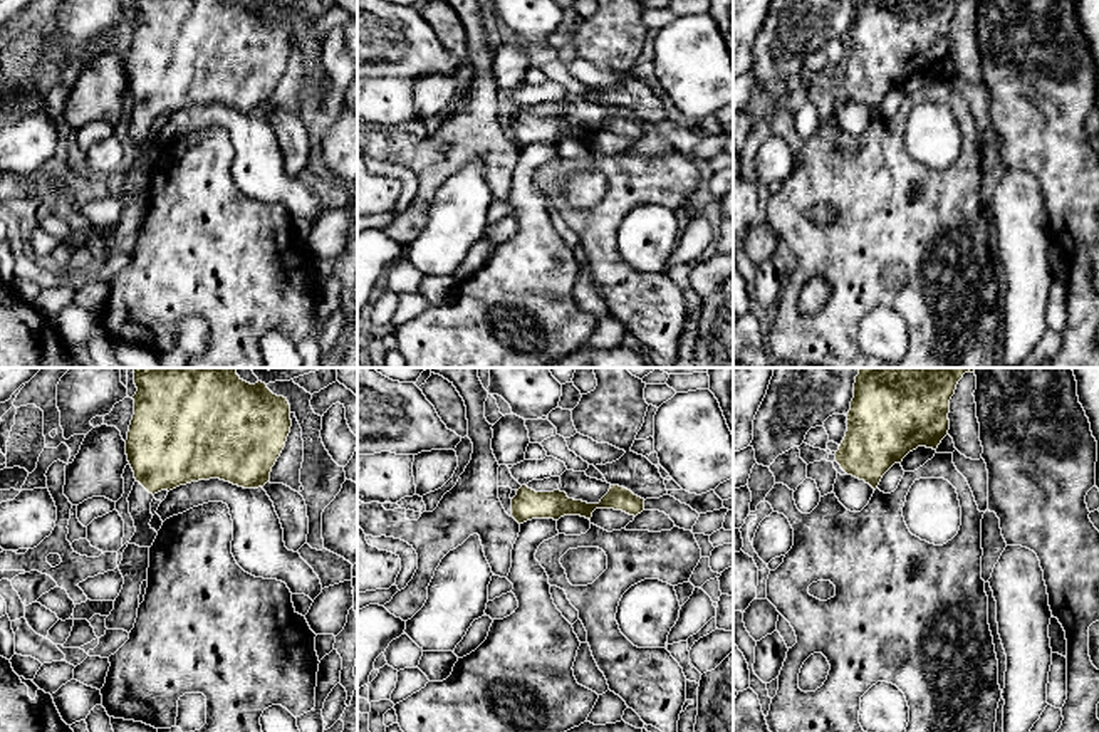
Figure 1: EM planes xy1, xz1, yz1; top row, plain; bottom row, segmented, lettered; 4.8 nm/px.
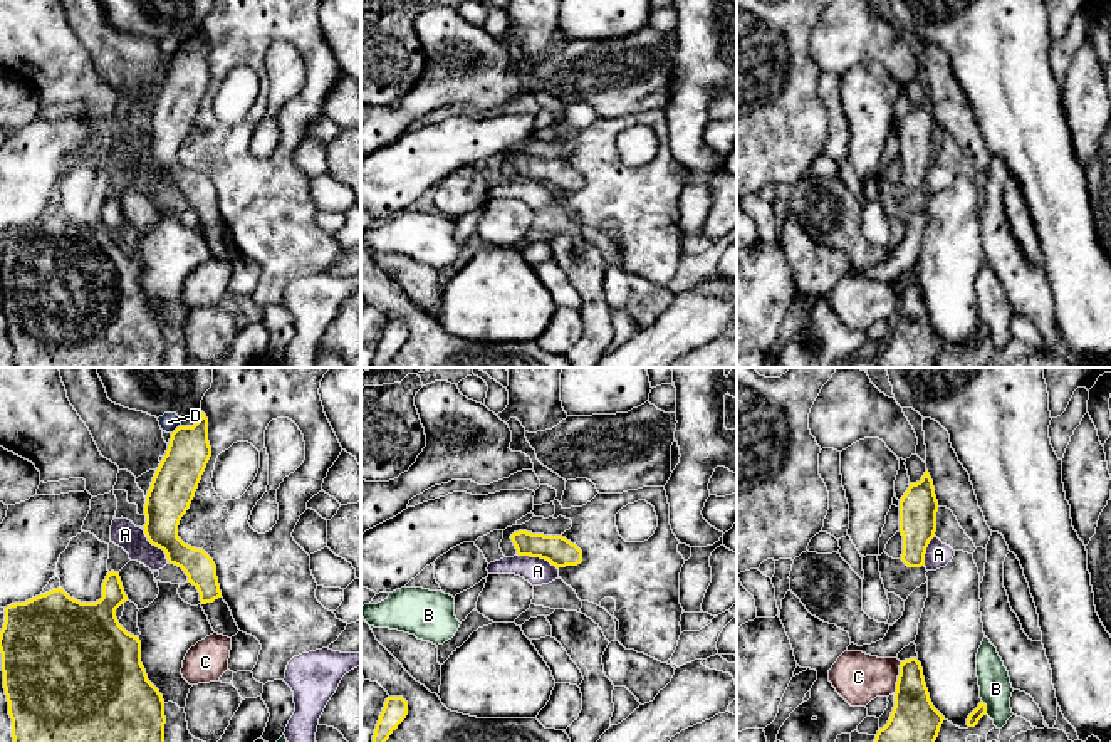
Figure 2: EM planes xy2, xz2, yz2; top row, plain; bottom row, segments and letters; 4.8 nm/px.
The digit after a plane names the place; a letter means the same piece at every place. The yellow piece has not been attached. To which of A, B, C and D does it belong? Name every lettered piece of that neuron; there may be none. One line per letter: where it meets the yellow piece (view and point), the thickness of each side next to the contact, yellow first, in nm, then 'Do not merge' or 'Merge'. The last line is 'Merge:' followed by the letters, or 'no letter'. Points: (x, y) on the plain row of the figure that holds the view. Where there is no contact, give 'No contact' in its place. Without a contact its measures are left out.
A: Touches yellow at xz2 (539, 180). Thickness 140 nm (yellow) against 130 nm. Do not merge
B: Touches yellow at yz2 (985, 331). Thickness 60 nm (yellow) against 160 nm. Do not merge
C: Touches yellow at yz2 (898, 301). Thickness 240 nm (yellow) against 240 nm. Do not merge
D: Touches yellow at xy2 (175, 54). Thickness 220 nm (yellow) against 90 nm. Do not merge
Merge: no letter

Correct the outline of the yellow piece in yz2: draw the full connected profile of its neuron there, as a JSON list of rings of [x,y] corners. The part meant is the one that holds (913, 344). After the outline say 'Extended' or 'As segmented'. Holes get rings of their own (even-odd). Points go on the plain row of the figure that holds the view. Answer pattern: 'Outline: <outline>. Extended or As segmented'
Outline: [[[916,282],[901,285],[895,331],[874,368],[935,368],[945,341],[933,331]]]. As segmented

